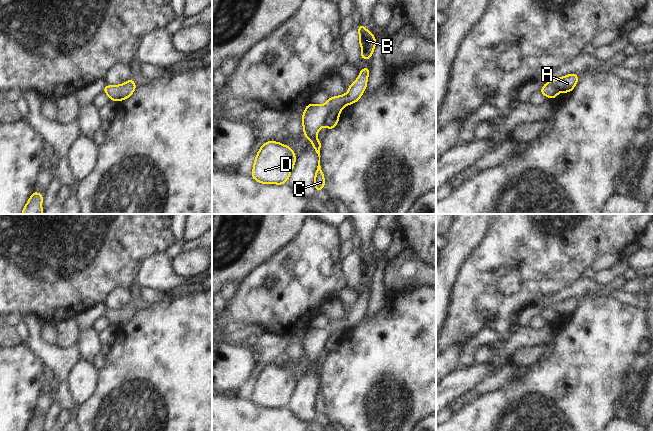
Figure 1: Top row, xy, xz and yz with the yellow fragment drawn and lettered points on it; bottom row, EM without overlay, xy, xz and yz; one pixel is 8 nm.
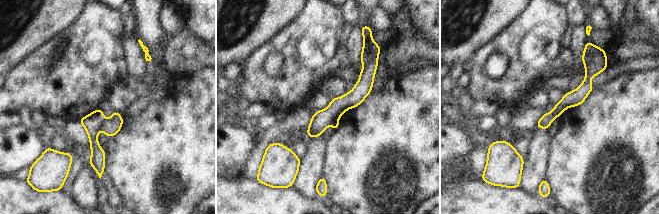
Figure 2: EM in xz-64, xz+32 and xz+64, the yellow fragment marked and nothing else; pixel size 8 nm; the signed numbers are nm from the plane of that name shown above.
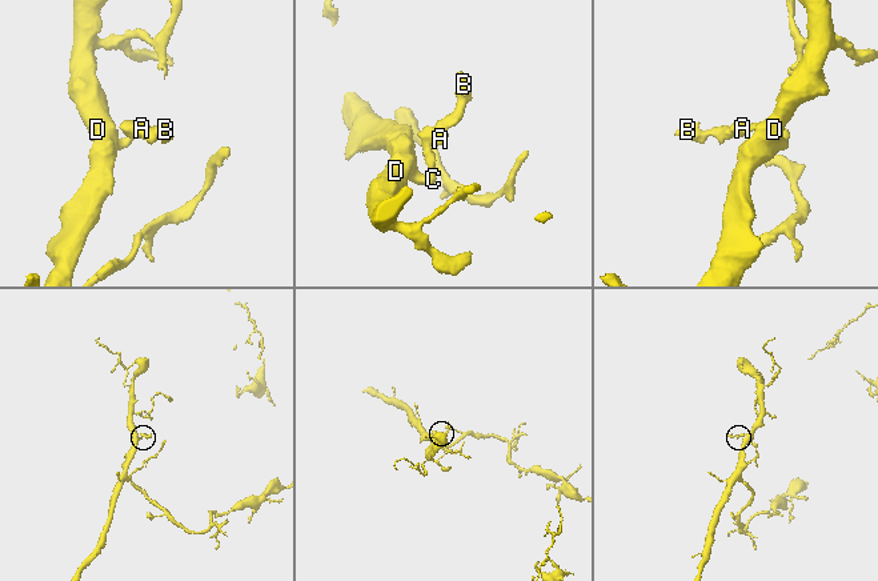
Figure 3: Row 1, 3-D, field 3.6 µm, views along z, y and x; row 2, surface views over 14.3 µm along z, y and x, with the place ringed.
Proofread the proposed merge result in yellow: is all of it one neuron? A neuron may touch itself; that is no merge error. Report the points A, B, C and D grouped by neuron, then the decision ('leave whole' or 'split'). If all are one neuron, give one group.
groups A B C D; leave whole

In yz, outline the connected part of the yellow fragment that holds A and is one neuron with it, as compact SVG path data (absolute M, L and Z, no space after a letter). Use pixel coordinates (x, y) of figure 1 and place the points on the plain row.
M571 297L558 303L548 305L541 312L540 316L550 322L554 323L560 316L569 317L573 314L578 306L578 299Z

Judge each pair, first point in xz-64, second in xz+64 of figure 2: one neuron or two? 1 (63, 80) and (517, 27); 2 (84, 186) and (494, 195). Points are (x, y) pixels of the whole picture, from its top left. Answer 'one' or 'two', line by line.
1: one
2: two

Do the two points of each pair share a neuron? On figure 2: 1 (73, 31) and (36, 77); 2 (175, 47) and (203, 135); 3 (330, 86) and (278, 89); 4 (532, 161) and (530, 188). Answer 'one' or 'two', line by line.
1: one
2: two
3: two
4: one

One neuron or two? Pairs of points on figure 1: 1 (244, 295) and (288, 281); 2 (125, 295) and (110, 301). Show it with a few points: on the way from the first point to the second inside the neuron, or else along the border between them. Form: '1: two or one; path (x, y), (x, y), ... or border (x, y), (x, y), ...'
1: one; path (255, 295), (274, 295), (277, 292)
2: one; path (121, 297), (114, 300)

